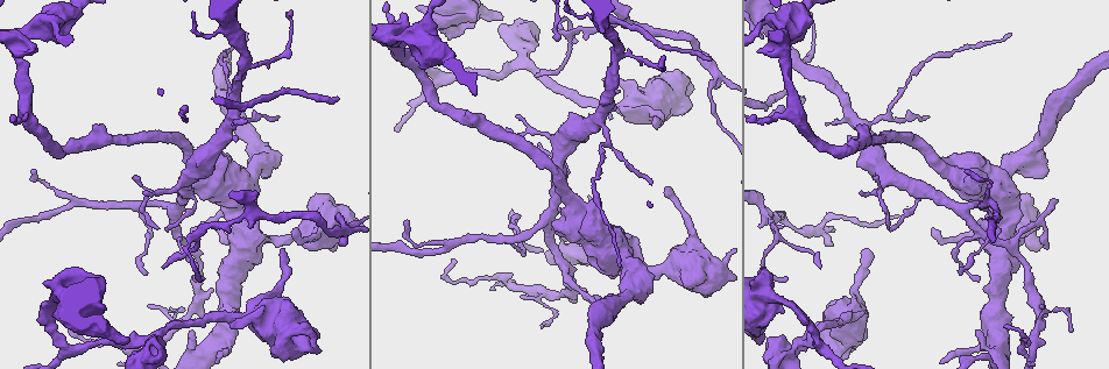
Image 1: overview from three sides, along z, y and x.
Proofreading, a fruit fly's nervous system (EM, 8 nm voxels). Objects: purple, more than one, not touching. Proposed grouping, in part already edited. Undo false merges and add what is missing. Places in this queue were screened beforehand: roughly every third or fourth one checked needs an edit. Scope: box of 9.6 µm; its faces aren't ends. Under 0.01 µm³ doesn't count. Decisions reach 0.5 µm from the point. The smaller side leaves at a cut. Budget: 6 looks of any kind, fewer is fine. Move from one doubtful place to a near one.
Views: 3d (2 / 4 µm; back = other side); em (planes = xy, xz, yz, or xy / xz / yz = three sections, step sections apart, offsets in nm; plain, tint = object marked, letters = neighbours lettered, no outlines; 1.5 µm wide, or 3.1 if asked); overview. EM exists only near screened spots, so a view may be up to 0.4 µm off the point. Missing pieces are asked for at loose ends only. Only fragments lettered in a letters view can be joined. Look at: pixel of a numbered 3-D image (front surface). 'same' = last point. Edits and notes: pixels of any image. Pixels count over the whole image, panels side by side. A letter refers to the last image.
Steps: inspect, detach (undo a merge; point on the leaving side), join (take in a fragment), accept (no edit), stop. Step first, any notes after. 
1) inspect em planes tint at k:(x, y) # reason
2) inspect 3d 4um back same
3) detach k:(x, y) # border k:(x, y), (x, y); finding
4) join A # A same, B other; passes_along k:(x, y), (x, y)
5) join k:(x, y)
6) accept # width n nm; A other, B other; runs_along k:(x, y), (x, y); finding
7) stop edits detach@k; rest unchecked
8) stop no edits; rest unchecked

inspect 3d 2um back at 1:(871, 252) # an open end

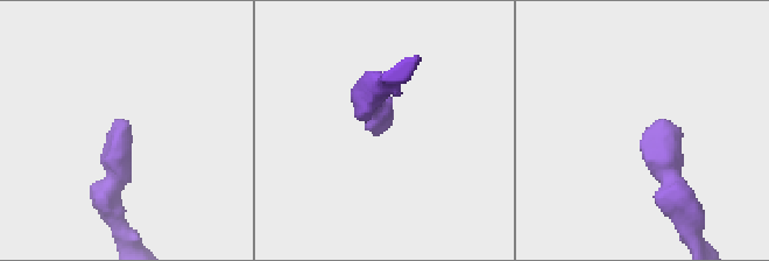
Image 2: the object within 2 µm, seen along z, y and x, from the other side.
inspect em planes letters at 2:(654, 126) # shape alone is not enough

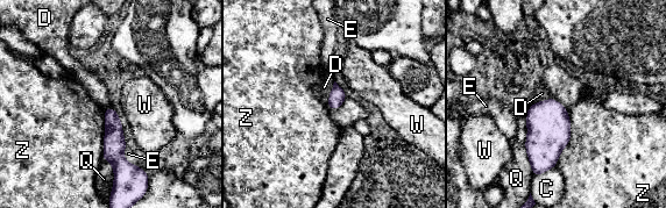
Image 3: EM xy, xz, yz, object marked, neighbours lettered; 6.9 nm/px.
accept # C other, D other, E other, Q other, W other, Z other; border 3:(567, 109), (569, 141), (554, 166); none of them fits

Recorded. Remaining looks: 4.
inspect 3d 4um at 1:(887, 225) # touches itself

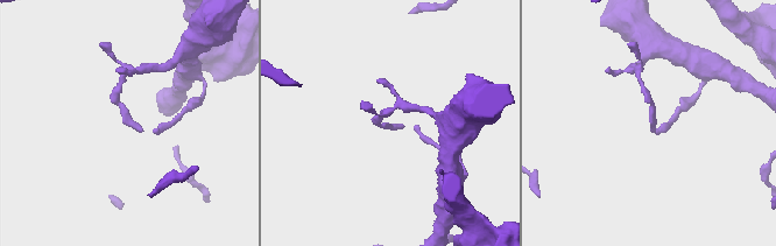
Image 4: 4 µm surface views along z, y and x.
inspect em planes tint at 4:(402, 126) # need the tissue

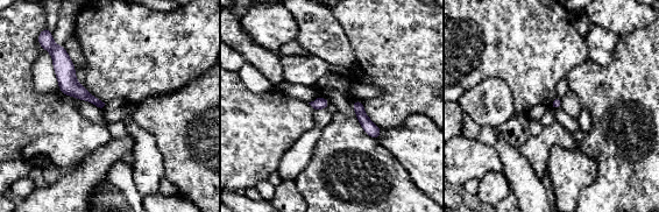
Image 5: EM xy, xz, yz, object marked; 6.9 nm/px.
inspect em planes letters same # see the neighbours

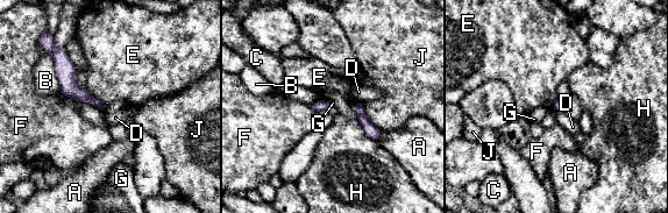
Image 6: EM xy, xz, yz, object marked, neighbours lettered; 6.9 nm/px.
accept # width 80 nm; A other, B other, C other, D other, E other, F other, G other, H other, J other; border 6:(75, 70), (77, 82), (106, 105); all the same neuron

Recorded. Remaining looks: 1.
stop no edits; rest unchecked

